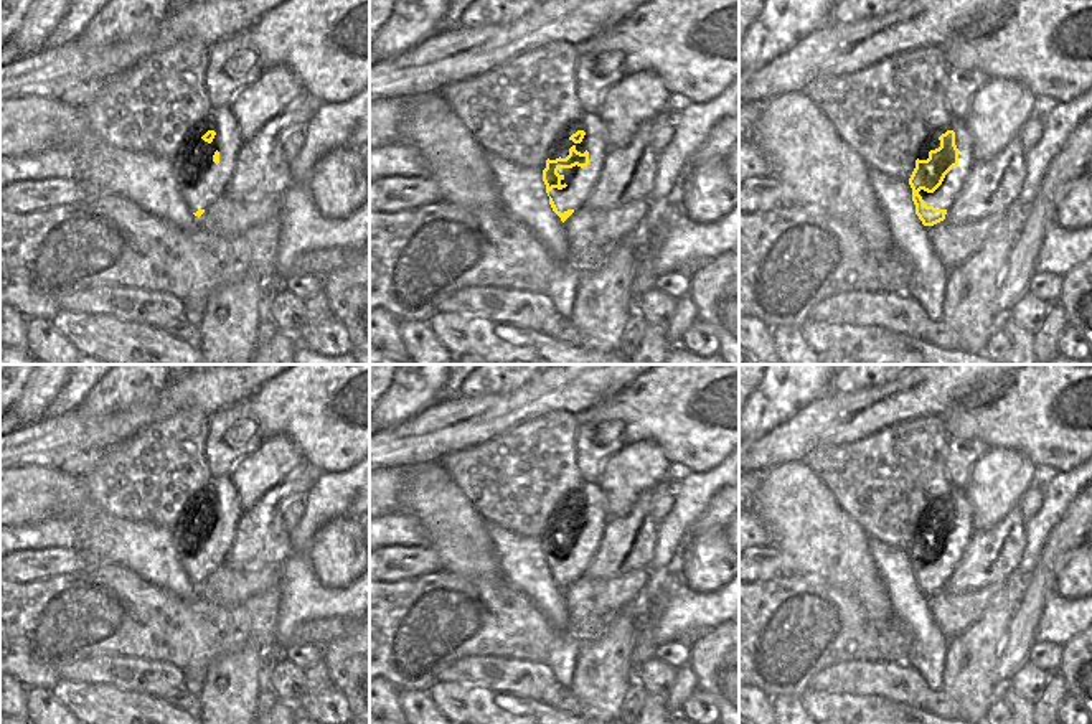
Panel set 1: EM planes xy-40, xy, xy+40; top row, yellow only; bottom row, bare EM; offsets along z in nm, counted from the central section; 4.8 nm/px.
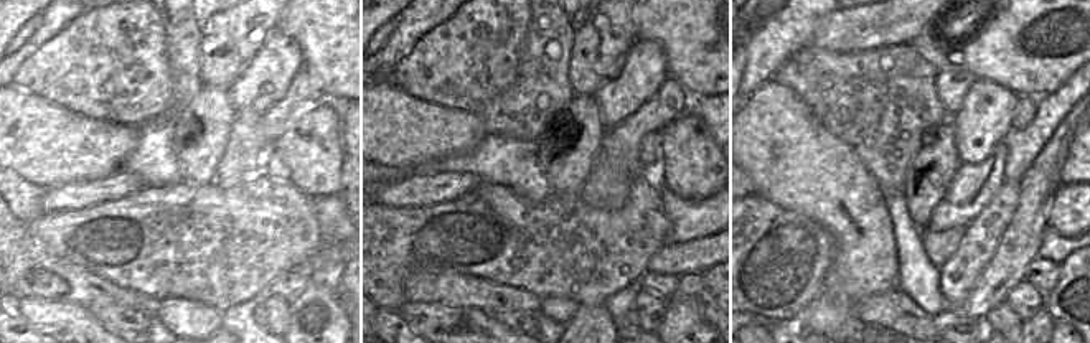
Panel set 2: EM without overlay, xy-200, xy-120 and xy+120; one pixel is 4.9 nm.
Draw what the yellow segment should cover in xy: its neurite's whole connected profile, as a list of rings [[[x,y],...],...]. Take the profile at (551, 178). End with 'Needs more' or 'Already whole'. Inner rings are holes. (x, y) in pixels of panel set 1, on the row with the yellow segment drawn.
[[[582,114],[582,129],[569,137],[556,160],[546,160],[543,181],[553,211],[564,223],[586,201],[602,172],[609,142],[597,114]]]. Needs more.

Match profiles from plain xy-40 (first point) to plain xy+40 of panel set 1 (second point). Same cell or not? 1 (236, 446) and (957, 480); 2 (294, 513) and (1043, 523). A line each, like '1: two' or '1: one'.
1: one
2: two

